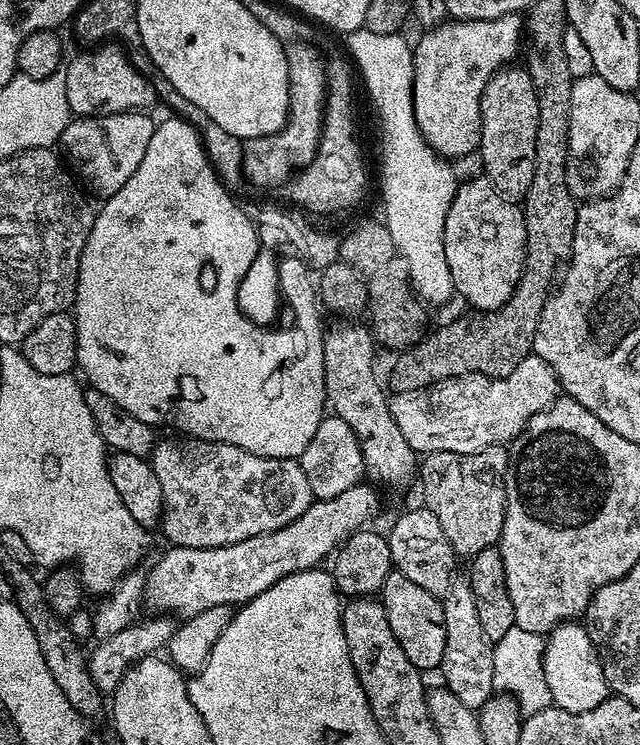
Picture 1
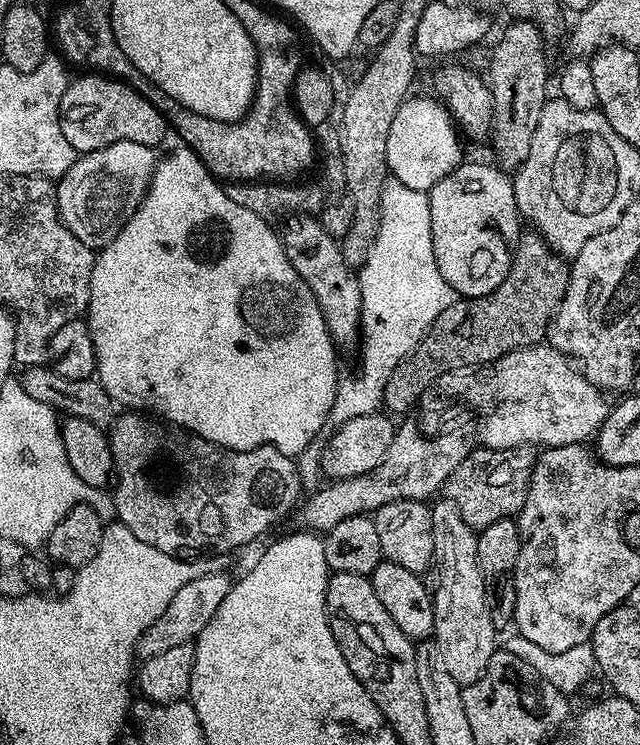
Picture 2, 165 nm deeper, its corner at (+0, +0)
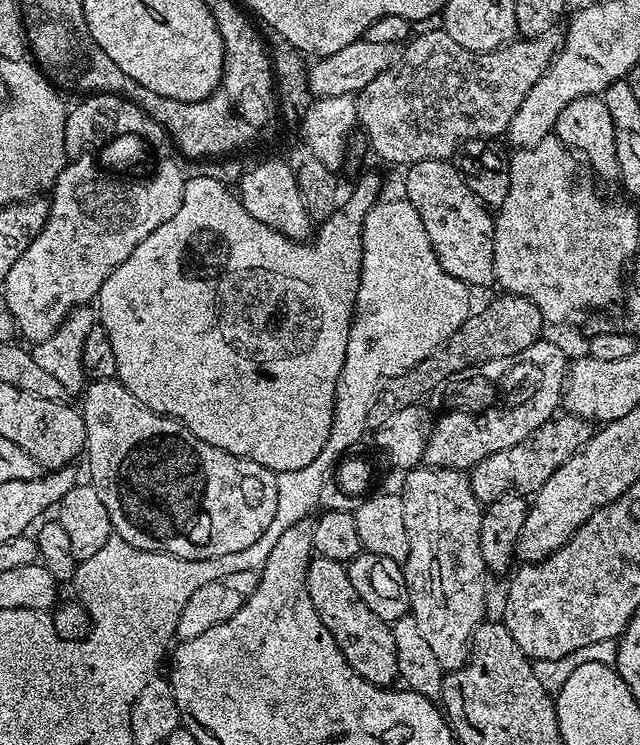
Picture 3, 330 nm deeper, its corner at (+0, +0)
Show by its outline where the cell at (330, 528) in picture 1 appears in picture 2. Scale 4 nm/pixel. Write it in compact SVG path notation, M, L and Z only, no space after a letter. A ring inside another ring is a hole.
M415 423L399 425L390 442L390 450L386 450L386 458L382 458L382 462L378 462L374 470L366 470L366 474L358 474L354 478L325 483L308 501L303 501L304 509L303 504L299 509L300 520L304 523L301 525L317 534L327 534L331 528L338 526L338 522L374 514L390 502L427 501L428 496L435 497L443 489L450 474L454 474L454 470L462 466L470 451L466 437L459 436L456 432L442 432L425 434Z

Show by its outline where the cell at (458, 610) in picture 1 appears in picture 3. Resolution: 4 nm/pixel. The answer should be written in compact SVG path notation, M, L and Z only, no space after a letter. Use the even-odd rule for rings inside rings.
M417 466L405 476L408 477L399 495L406 514L406 534L410 538L410 554L402 565L412 603L410 615L414 622L418 622L420 633L426 637L434 658L438 658L438 666L449 673L467 664L472 635L486 616L484 607L488 604L490 573L486 562L482 562L482 505L478 498L474 498L468 476L461 469Z

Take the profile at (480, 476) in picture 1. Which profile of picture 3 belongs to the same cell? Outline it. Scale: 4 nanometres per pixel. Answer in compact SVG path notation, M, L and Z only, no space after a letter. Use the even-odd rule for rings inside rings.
M560 414L546 421L538 426L538 430L534 430L534 434L530 434L530 438L518 442L518 446L510 446L510 450L498 450L498 454L482 458L482 462L470 469L468 481L474 490L474 498L487 506L503 496L535 494L546 478L550 478L550 474L562 466L562 462L569 460L576 449L583 448L593 431L593 421L583 420L581 416Z

